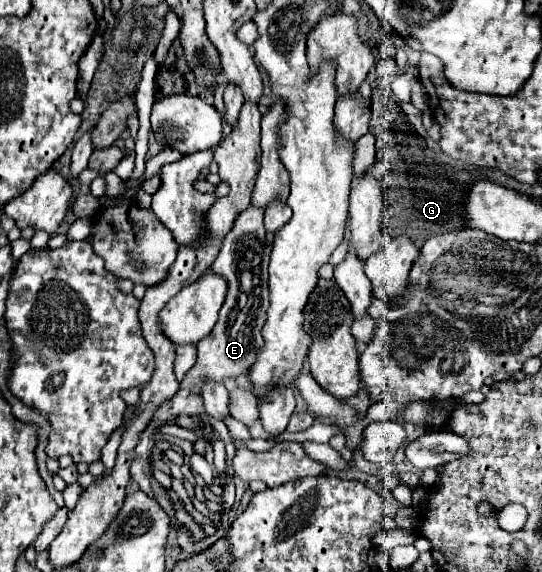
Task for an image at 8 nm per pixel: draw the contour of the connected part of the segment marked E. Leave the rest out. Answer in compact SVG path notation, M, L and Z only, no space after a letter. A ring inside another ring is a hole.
M248 206L236 218L212 266L216 274L226 276L230 286L228 286L226 304L220 310L220 318L214 330L198 342L198 360L182 380L182 388L188 390L190 394L202 394L202 386L208 380L224 384L224 380L228 378L236 380L238 376L246 376L250 366L256 362L258 352L264 346L262 326L266 322L266 312L270 308L266 270L268 270L272 246L266 242L266 230L262 218L264 218L264 210Z

